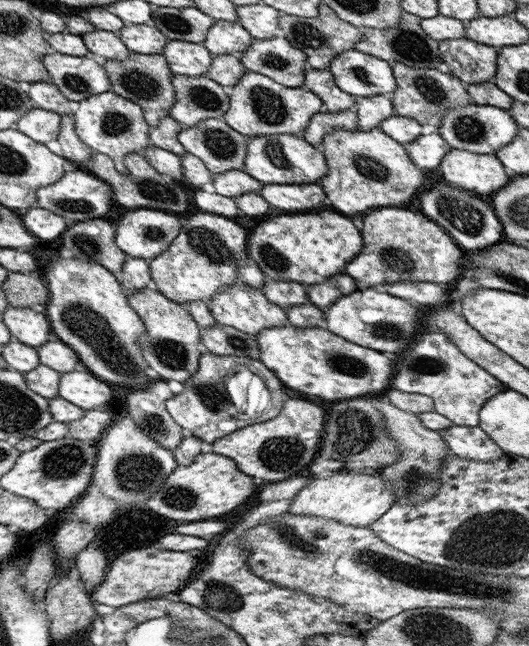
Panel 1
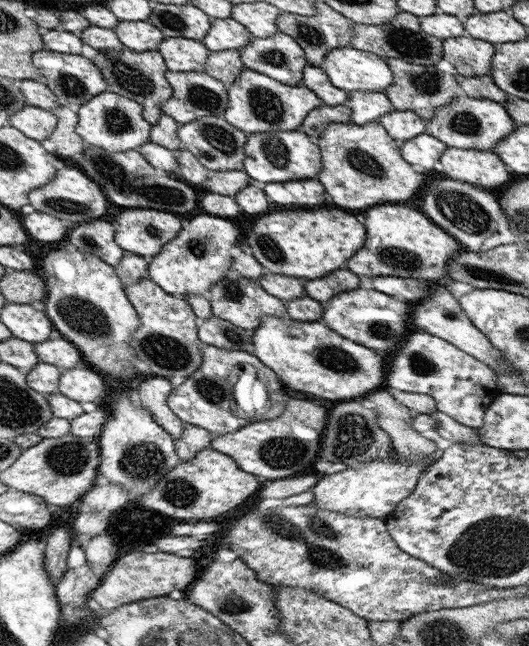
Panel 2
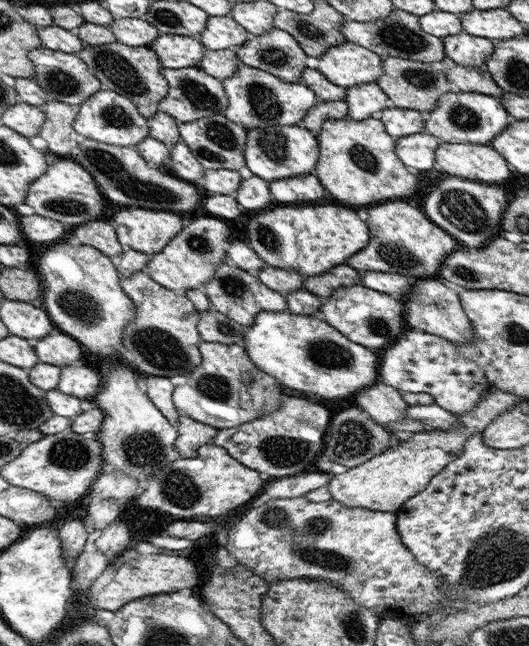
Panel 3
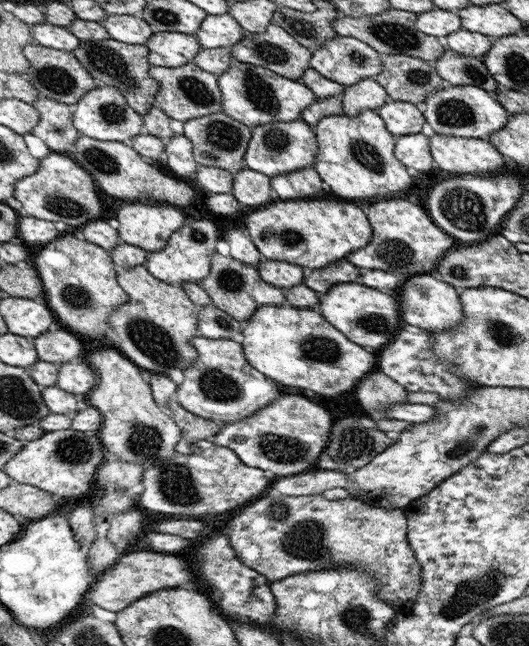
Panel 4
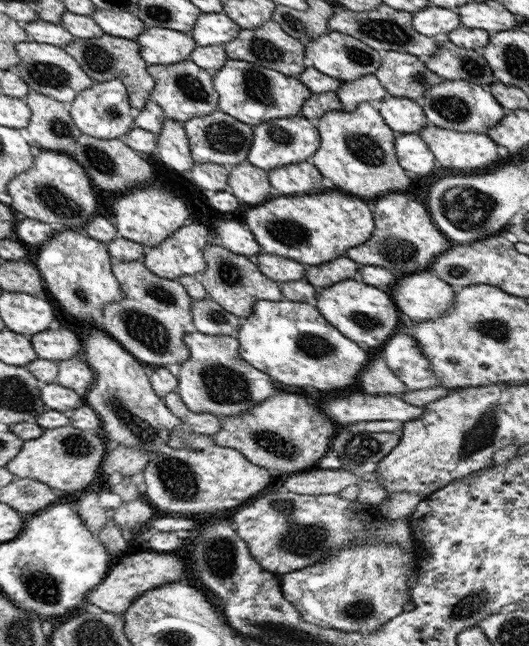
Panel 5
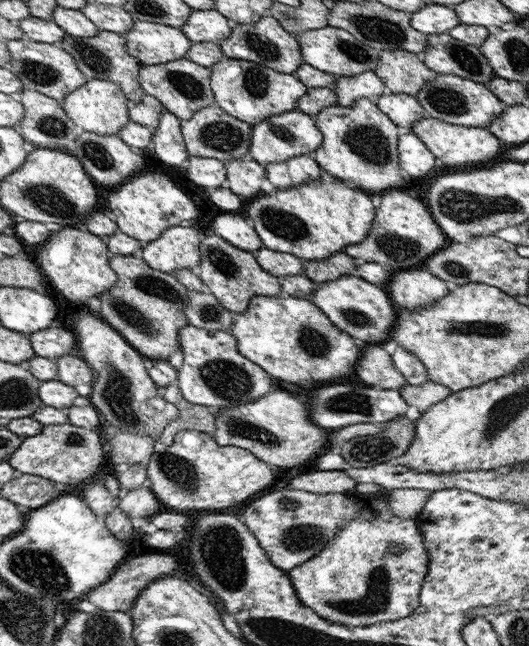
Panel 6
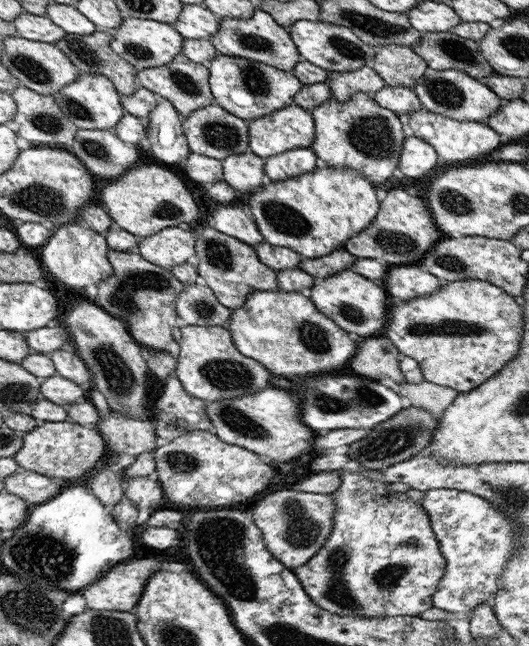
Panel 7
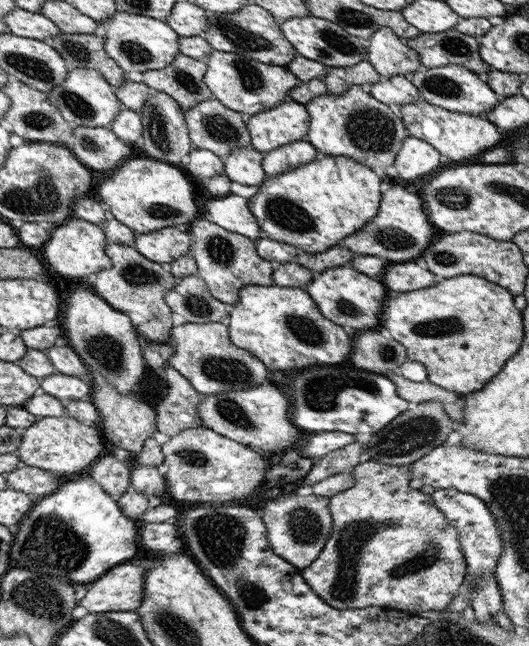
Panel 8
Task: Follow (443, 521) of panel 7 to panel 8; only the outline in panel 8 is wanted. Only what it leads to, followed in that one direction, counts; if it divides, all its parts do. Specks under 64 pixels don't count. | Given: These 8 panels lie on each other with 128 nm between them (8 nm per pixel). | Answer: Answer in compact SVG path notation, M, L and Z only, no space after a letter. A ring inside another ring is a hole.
M454 488L437 489L429 491L433 499L433 505L445 515L445 519L457 529L457 537L461 543L463 559L465 559L465 575L463 582L459 586L457 596L447 604L447 609L451 611L462 611L466 604L471 600L471 579L481 577L485 573L493 573L499 555L501 554L502 544L499 538L499 530L495 526L493 516L489 514L489 509L482 500L468 493L458 492Z

